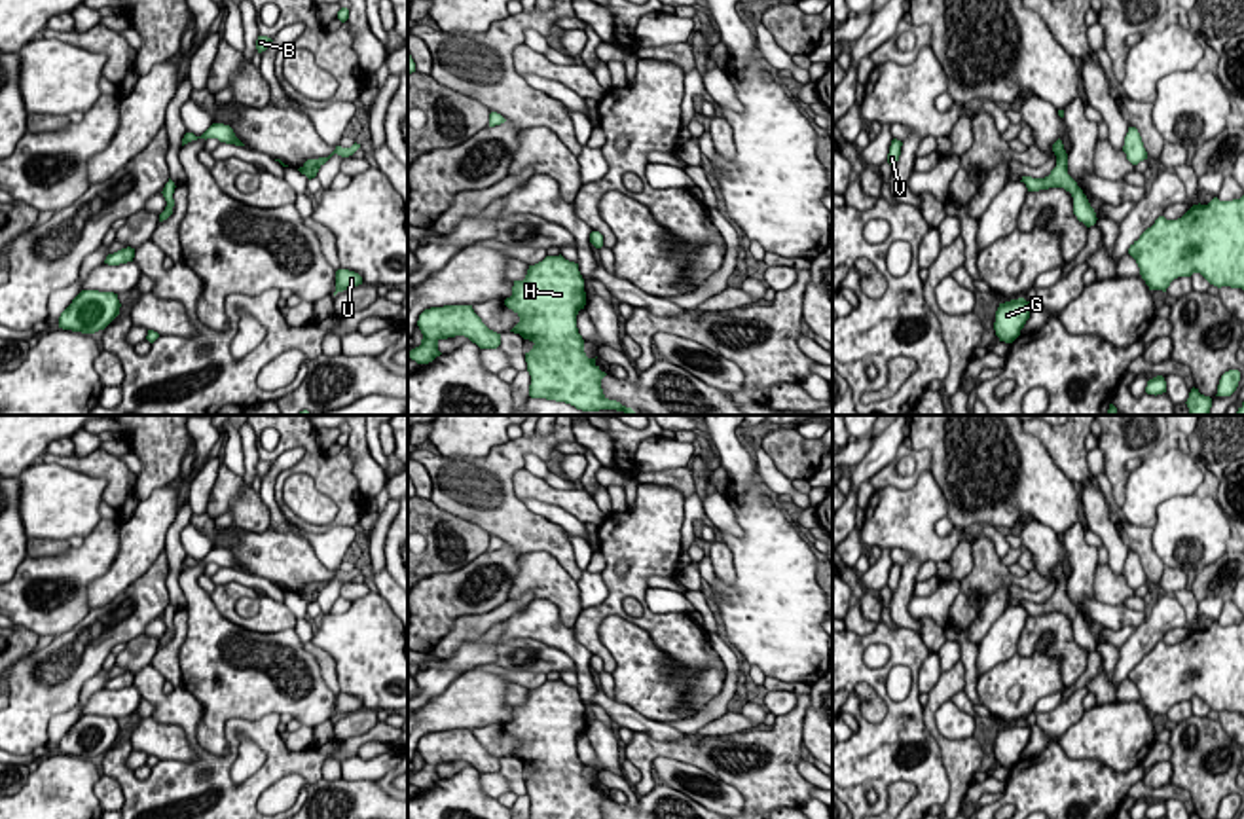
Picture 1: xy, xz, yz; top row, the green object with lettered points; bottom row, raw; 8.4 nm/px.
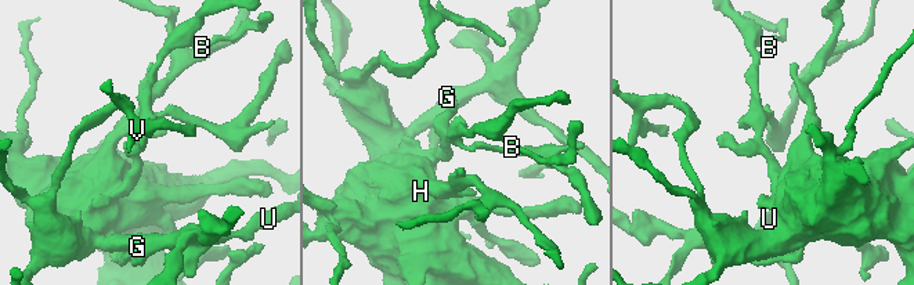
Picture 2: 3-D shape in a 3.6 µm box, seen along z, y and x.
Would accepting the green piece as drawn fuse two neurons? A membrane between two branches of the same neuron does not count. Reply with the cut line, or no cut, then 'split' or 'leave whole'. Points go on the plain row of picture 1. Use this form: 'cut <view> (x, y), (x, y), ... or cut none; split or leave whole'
cut none; leave whole

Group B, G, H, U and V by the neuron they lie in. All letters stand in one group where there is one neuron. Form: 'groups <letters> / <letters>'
groups B G H U V

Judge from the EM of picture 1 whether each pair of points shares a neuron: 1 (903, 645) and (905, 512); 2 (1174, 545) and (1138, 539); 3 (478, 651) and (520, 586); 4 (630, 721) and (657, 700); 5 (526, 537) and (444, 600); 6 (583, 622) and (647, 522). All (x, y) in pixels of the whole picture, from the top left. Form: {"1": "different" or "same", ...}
{"1": "different", "2": "different", "3": "different", "4": "different", "5": "different", "6": "same"}

